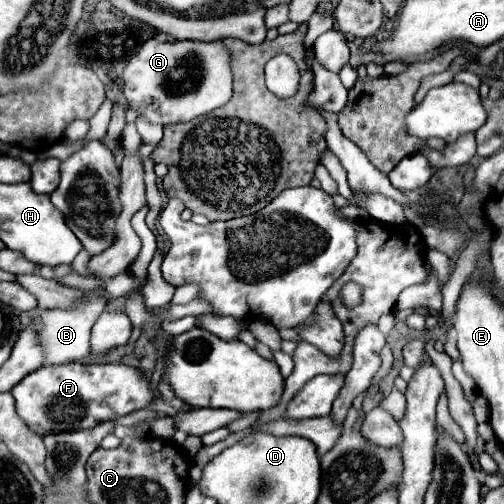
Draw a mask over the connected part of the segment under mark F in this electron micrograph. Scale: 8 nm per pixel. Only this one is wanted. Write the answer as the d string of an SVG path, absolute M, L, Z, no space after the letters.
M49 364L27 374L11 390L19 418L37 436L77 432L147 408L153 394L143 376L125 364Z

